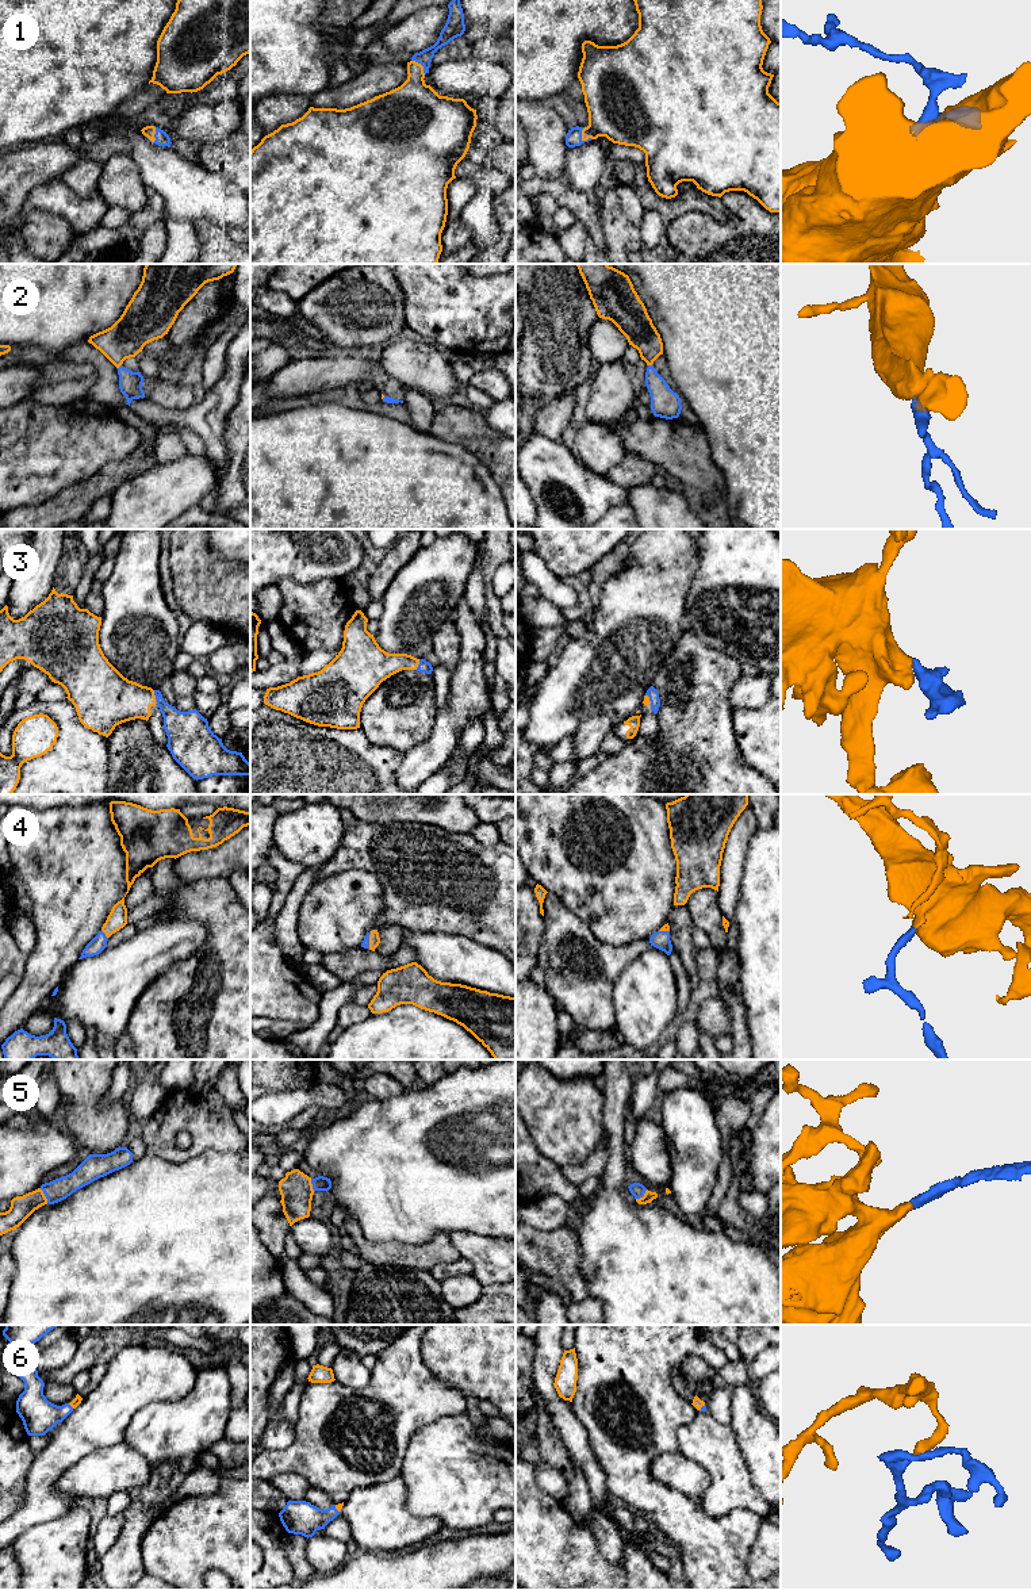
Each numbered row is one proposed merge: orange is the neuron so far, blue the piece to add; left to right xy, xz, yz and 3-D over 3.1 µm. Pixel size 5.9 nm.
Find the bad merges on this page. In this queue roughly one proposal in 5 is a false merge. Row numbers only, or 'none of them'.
none of them

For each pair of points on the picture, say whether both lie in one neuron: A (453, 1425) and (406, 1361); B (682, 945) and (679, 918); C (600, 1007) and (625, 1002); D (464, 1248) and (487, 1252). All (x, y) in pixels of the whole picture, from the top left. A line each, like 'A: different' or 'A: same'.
A: different
B: same
C: different
D: same

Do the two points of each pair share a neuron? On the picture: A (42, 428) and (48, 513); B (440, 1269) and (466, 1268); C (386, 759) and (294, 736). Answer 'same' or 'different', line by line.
A: different
B: same
C: same

